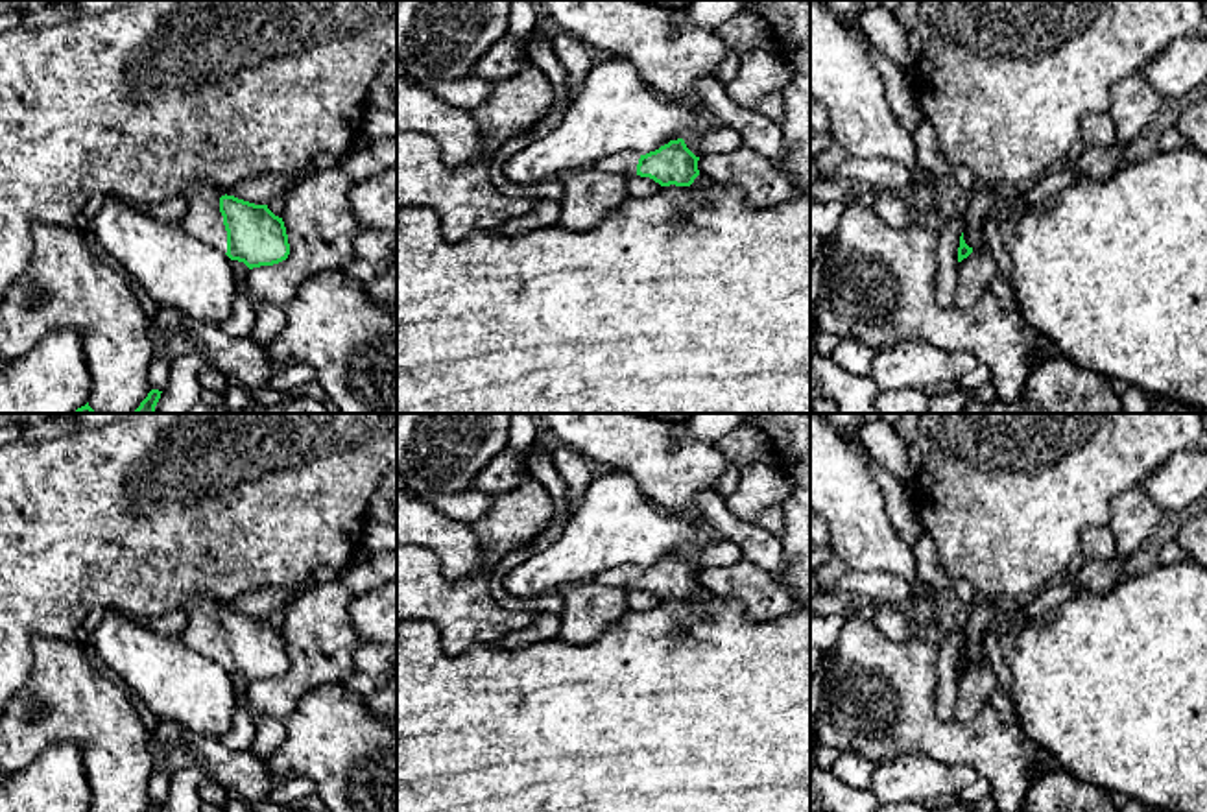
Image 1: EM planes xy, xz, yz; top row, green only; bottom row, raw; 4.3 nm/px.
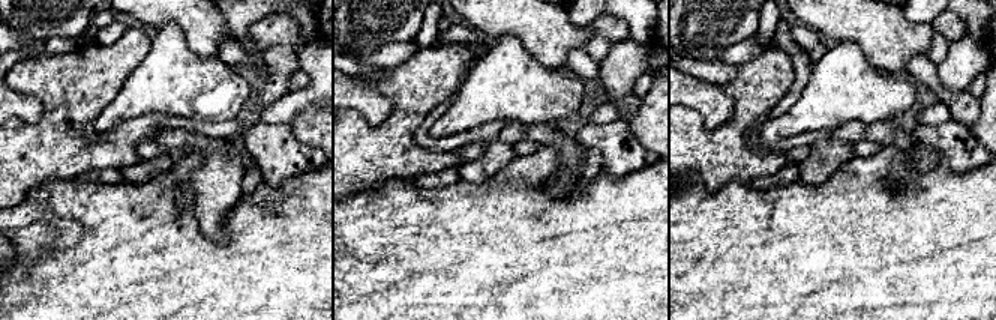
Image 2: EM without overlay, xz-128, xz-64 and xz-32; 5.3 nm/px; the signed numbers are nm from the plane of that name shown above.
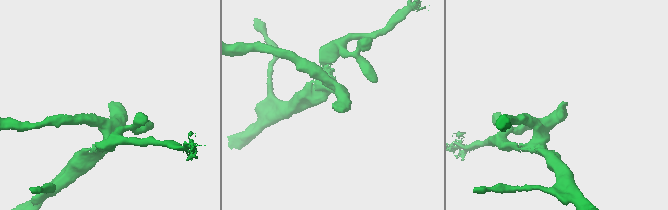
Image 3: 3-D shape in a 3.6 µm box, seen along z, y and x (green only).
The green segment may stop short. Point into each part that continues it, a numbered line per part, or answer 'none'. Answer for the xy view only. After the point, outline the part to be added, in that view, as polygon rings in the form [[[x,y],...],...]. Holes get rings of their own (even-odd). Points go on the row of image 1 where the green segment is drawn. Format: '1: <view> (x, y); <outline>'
1: xy (203, 216); [[[192,183],[183,194],[188,201],[183,225],[225,255],[227,231],[220,212],[220,197],[225,196],[225,190],[207,183]]]

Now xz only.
1: xz (624, 165); [[[620,153],[602,161],[600,164],[596,164],[596,168],[602,172],[615,172],[624,177],[635,177],[639,159],[639,153]]]

